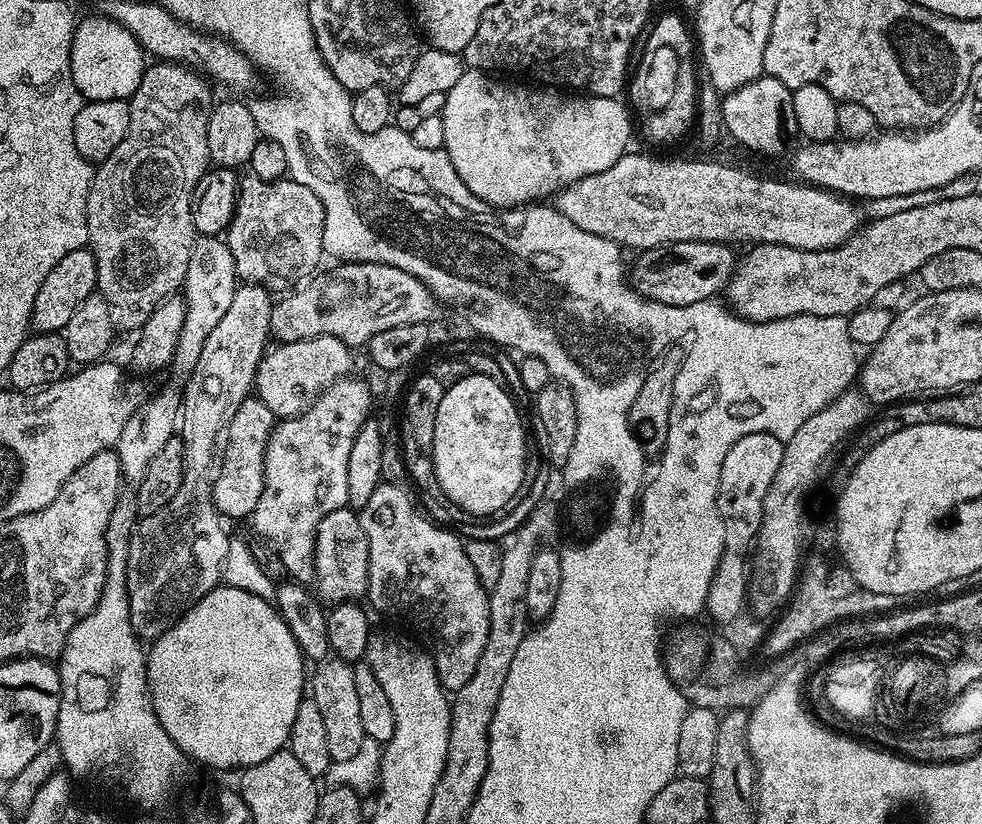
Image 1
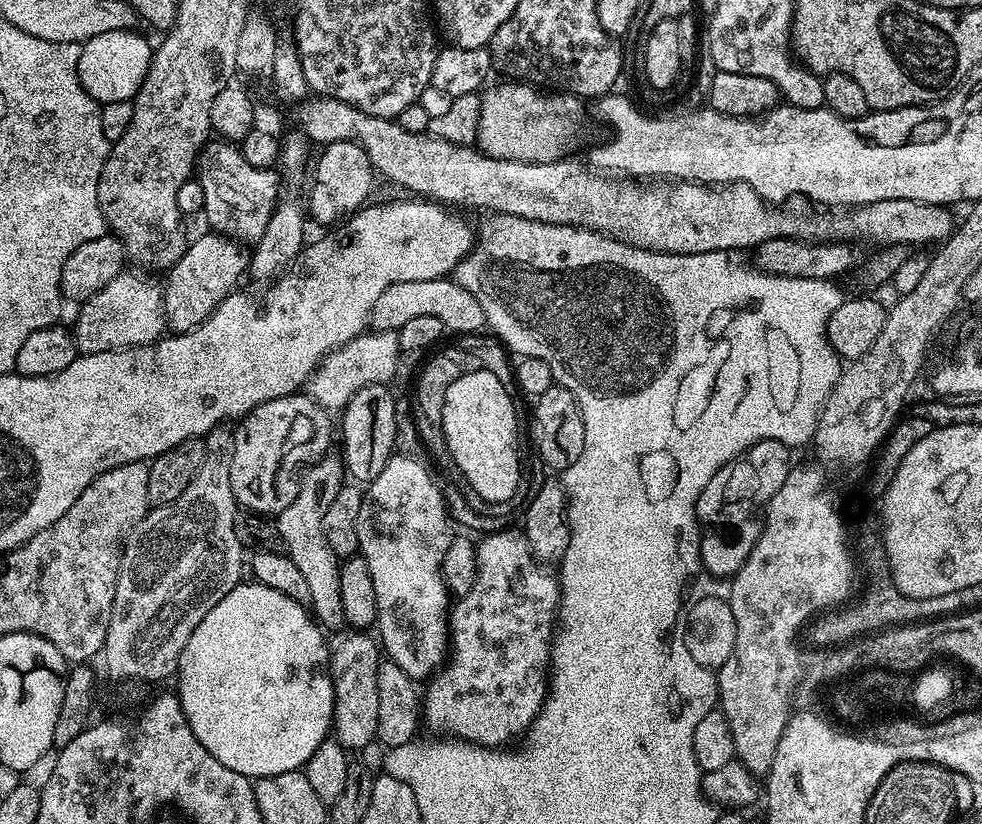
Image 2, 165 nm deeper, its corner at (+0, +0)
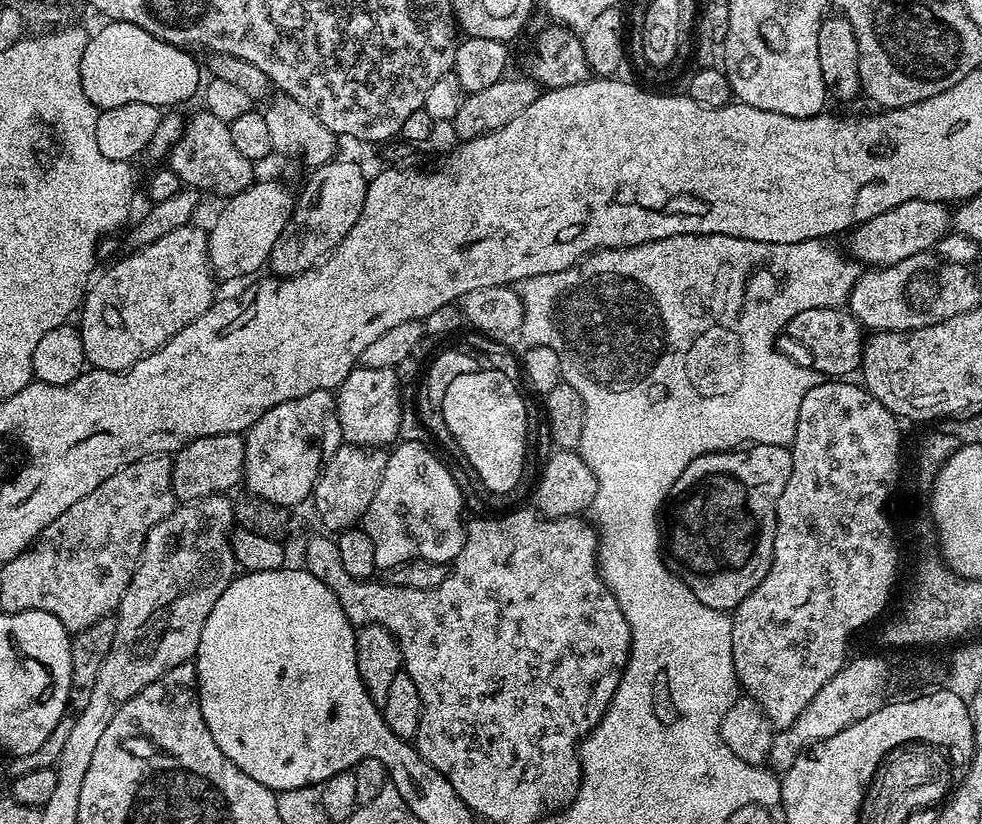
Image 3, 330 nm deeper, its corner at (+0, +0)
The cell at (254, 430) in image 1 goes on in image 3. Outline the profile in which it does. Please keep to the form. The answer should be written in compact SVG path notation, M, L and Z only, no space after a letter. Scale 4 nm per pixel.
M314 390L314 394L302 394L302 398L294 398L290 402L282 402L282 406L274 406L270 410L266 410L266 414L262 414L262 418L258 418L258 422L254 422L254 426L248 429L244 436L244 479L243 483L248 484L247 491L254 496L261 496L275 504L285 506L293 506L292 504L300 504L309 499L312 494L312 488L316 485L316 479L320 476L320 471L328 463L329 458L340 448L342 437L340 435L340 423L338 422L338 414L336 413L336 398L331 391L323 392L322 390Z

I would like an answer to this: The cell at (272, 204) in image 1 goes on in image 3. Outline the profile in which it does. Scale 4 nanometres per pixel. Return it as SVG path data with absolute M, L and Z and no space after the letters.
M197 110L192 117L187 117L184 125L184 131L180 133L172 151L166 157L167 167L172 169L172 173L179 178L181 185L199 190L201 193L213 192L219 198L227 198L246 190L254 182L252 176L253 161L242 158L238 154L238 149L234 147L234 142L230 142L230 130L228 121L222 118L214 118L214 114L203 110Z

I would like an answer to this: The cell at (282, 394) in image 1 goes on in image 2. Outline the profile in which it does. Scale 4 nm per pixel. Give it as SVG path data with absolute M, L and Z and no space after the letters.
M365 330L324 357L323 362L312 373L308 383L308 394L329 412L335 411L335 408L342 410L350 402L350 398L358 394L358 390L395 381L400 354L400 343L395 331Z

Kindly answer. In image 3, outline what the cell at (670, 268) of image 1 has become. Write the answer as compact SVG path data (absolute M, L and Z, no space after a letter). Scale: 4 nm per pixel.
M911 200L894 206L894 210L882 210L869 220L863 220L847 233L847 255L861 266L885 268L902 262L902 258L914 258L914 254L931 252L940 239L952 228L952 212L947 203L938 200Z

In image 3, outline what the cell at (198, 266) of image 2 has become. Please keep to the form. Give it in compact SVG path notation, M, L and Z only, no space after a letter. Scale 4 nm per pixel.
M257 179L246 190L227 197L224 209L216 216L208 234L208 262L213 273L224 280L236 280L248 276L267 265L270 250L278 242L278 234L292 216L294 192L276 180Z

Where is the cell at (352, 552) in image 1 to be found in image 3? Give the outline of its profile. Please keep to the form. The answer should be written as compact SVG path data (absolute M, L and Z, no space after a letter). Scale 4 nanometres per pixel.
M341 443L338 451L320 471L310 497L310 504L316 507L317 518L329 528L325 528L329 533L339 534L346 528L357 527L363 521L374 498L374 490L378 490L378 482L382 482L387 461L387 451L378 448L357 448L354 444Z

